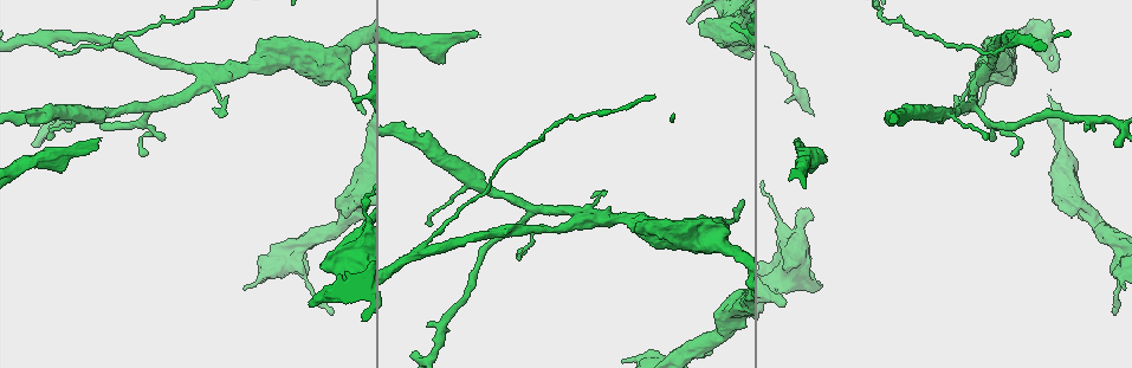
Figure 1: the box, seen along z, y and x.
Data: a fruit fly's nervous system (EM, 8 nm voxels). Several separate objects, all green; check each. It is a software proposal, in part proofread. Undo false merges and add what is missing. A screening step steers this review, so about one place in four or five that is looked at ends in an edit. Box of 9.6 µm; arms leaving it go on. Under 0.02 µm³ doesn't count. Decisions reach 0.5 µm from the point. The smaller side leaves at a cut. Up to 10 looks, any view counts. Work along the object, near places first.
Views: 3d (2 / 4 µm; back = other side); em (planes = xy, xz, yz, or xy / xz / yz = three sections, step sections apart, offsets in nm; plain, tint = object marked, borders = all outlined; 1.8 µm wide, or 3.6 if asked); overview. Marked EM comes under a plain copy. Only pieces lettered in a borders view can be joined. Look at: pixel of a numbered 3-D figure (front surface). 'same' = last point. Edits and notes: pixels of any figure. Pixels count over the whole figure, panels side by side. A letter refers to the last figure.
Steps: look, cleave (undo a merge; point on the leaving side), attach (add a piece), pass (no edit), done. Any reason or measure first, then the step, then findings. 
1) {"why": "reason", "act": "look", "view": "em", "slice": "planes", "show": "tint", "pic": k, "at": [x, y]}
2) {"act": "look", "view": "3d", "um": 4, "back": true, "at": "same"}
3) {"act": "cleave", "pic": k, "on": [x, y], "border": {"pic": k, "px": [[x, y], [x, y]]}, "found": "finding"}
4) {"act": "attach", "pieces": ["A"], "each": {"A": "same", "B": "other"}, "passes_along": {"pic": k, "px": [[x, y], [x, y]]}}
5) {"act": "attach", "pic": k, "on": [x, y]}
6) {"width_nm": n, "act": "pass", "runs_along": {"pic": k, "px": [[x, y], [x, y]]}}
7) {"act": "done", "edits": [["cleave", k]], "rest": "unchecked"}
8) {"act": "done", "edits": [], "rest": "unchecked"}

{"why": "three-way junction", "act": "look", "view": "em", "slice": "planes", "show": "borders", "pic": 1, "at": [586, 220]}

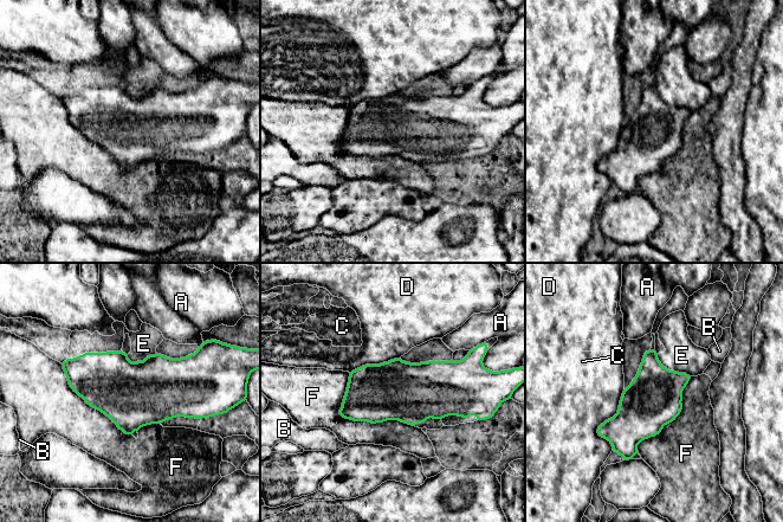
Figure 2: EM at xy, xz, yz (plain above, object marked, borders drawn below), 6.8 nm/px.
{"act": "pass", "each": {"A": "other", "B": "other", "C": "other", "D": "other", "E": "other", "F": "other"}, "found": "continuous, no second cell"}

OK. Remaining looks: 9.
{"why": "side arm on a straight run", "act": "look", "view": "em", "slice": "planes", "show": "borders", "pic": 1, "at": [431, 247]}

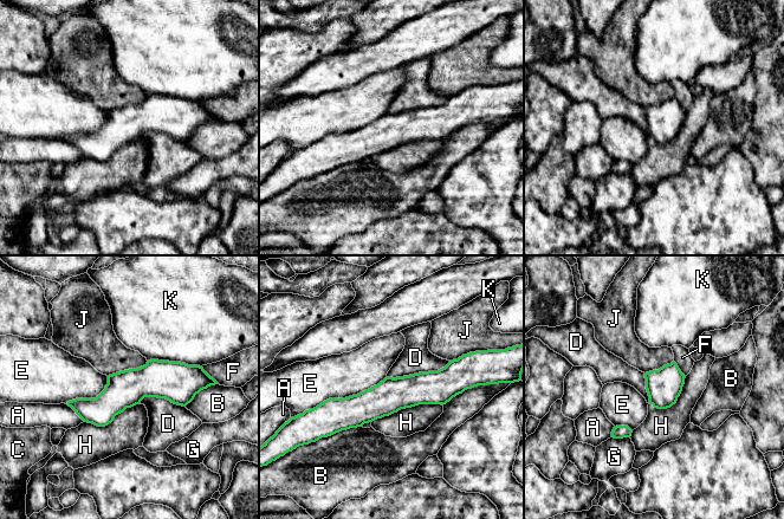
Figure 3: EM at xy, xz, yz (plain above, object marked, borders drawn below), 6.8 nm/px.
{"longest_contact_nm": ["E", 550], "act": "pass", "each": {"A": "other", "B": "other", "C": "other", "D": "other", "E": "other", "F": "other", "G": "other", "H": "other", "J": "other", "K": "other"}, "found": "all the same cell"}

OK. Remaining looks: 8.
{"act": "look", "view": "em", "um": 3.6, "slice": "yz", "step": 4, "show": "tint", "pic": 1, "at": [355, 199]}

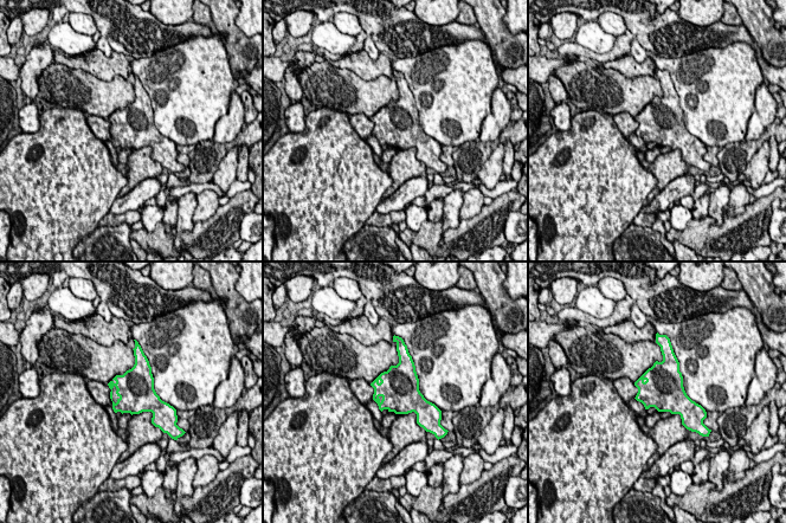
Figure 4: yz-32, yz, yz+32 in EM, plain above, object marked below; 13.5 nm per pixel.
{"why": "another direction", "act": "look", "view": "em", "um": 3.6, "slice": "planes", "show": "borders", "at": "same"}

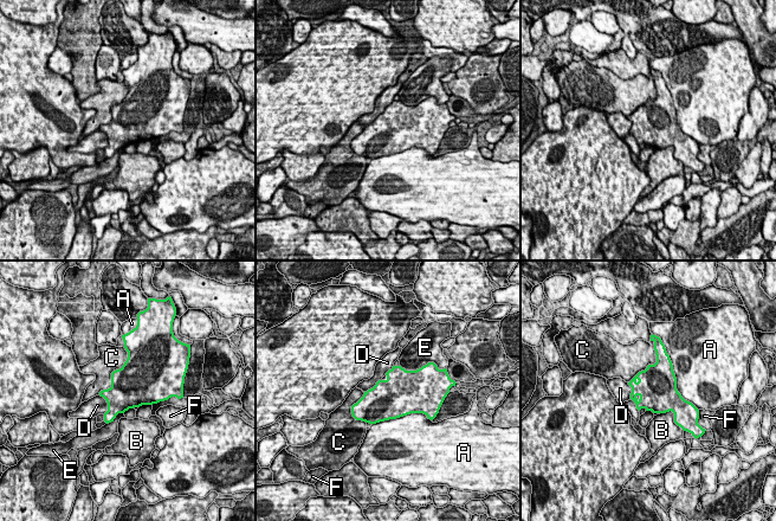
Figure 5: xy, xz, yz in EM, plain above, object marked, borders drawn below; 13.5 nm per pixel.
{"act": "pass", "each": {"A": "other", "B": "other", "C": "other", "D": "other", "E": "other", "F": "other"}, "border": {"pic": 5, "px": [[128, 353], [98, 393]]}, "found": "continuous, no second cell"}

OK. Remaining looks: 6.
{"act": "look", "view": "em", "slice": "xy", "step": 8, "show": "borders", "pic": 1, "at": [787, 302]}

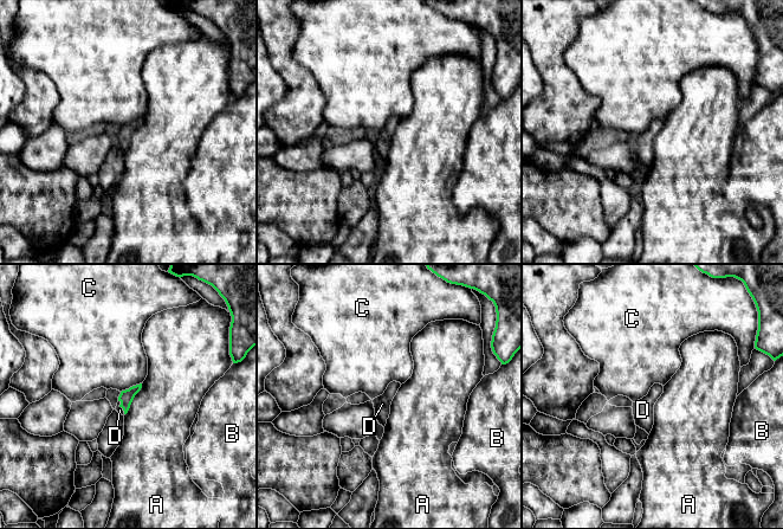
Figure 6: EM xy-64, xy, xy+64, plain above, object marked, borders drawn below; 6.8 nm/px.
{"act": "look", "view": "em", "slice": "planes", "show": "borders", "at": "same"}

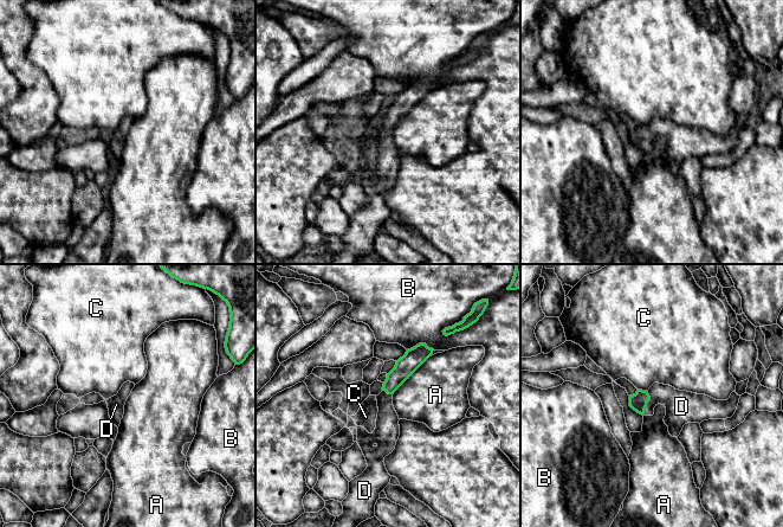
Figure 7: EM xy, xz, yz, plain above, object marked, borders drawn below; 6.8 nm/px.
{"act": "attach", "pieces": ["D"], "each": {"A": "other", "B": "other", "C": "other", "D": "same"}, "found": "the cell continues"}

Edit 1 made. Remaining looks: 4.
{"act": "done", "edits": [["attach", 7]], "rest": "unchecked"}

